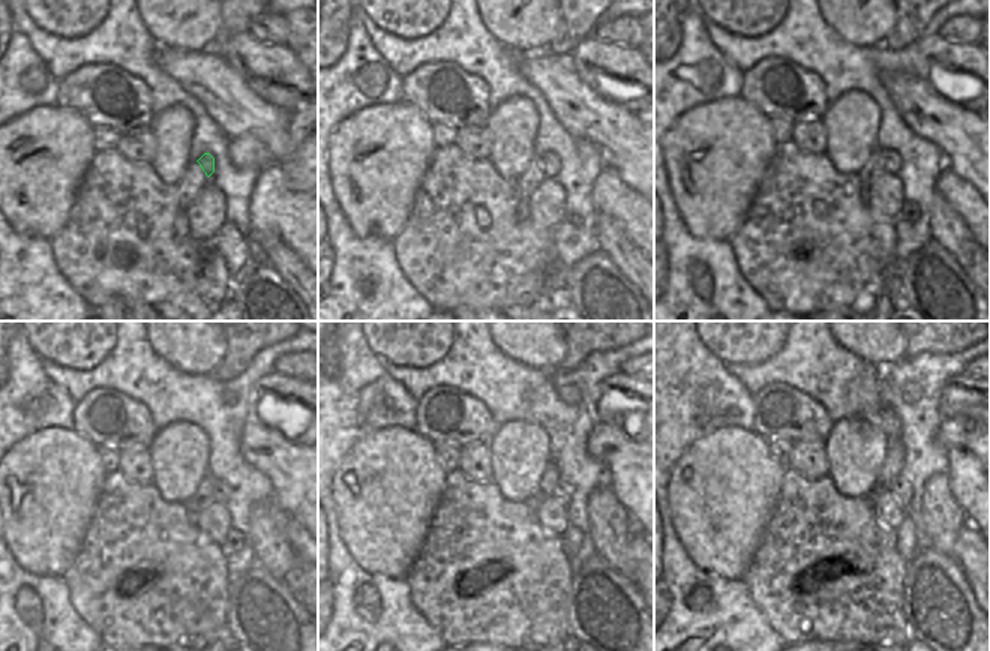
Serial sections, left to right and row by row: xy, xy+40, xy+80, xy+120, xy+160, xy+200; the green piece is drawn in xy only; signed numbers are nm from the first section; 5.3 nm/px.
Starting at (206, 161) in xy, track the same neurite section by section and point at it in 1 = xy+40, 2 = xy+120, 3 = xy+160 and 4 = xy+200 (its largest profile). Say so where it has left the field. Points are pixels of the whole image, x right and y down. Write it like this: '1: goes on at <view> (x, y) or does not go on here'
1: goes on at xy+40 (551, 162)
2: goes on at xy+120 (221, 494)
3: goes on at xy+160 (563, 491)
4: goes on at xy+200 (902, 489)

